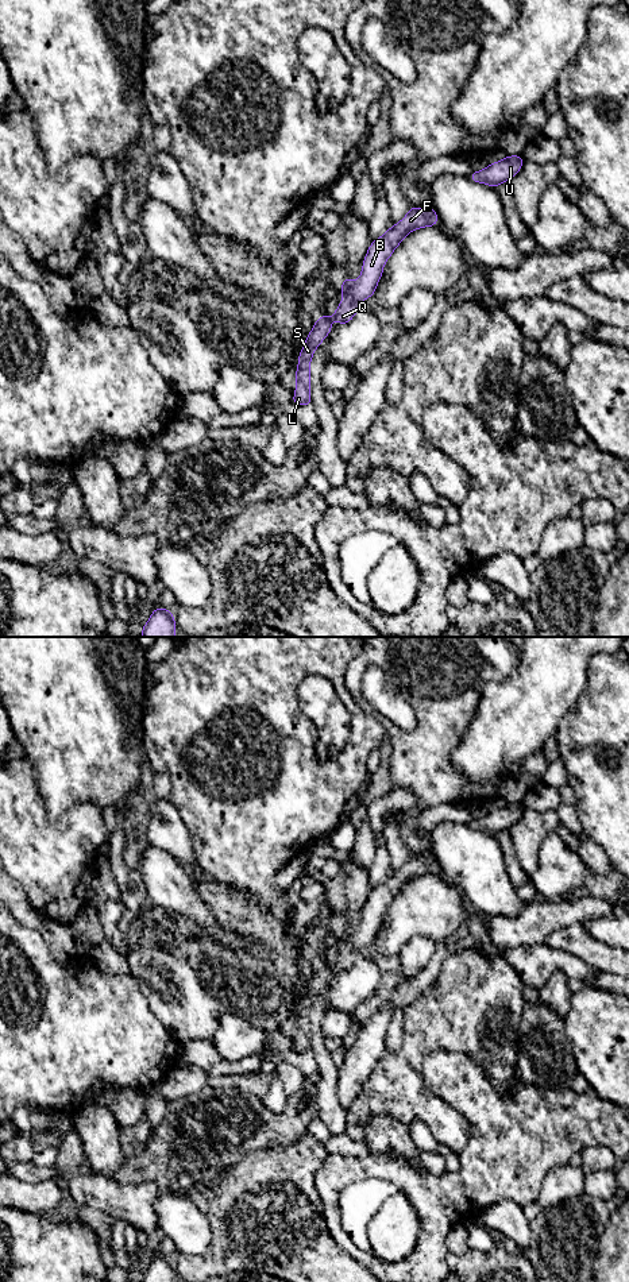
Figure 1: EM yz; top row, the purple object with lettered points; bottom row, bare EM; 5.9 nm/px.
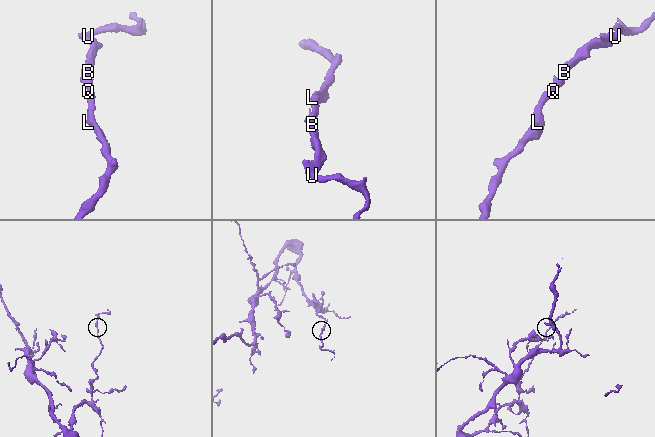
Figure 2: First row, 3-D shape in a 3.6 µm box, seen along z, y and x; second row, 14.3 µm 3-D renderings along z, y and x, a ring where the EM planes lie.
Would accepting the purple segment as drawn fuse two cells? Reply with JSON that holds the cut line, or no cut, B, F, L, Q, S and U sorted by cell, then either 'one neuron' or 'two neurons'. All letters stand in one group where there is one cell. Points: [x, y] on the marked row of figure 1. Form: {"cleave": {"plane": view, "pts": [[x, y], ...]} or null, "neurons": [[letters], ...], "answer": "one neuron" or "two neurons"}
{"cleave": {"plane": "yz", "pts": [[354, 284], [351, 298], [358, 305]]}, "neurons": [["B", "F", "U"], ["L", "Q", "S"]], "answer": "two neurons"}

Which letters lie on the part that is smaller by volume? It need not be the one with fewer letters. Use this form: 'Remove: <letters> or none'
Remove: B, F, U

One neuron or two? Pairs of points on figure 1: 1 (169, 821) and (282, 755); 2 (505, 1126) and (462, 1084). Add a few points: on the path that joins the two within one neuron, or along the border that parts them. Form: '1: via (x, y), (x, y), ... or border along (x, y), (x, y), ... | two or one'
1: border along (168, 798), (193, 844) | two
2: via (494, 1116), (473, 1095) | one

